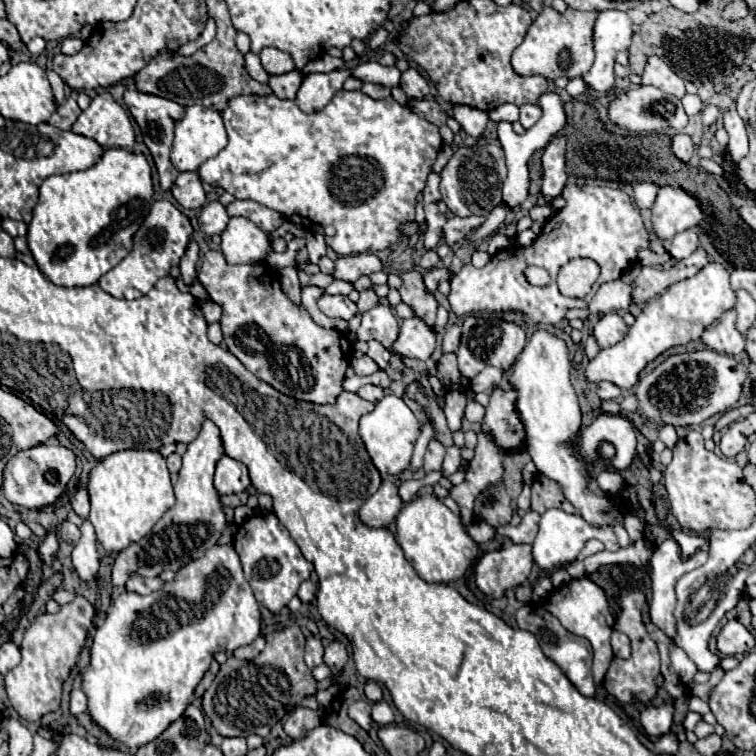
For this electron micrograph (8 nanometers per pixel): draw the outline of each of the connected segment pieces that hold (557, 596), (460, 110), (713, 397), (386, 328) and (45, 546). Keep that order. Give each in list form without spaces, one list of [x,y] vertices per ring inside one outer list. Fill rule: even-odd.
[[[579,578],[579,580],[571,580],[565,586],[555,588],[543,606],[551,616],[557,616],[569,632],[573,632],[577,636],[585,636],[591,642],[591,646],[593,646],[593,678],[595,678],[595,682],[601,682],[605,678],[609,664],[613,662],[609,636],[611,636],[613,624],[615,624],[615,618],[609,610],[605,592],[589,578]]]
[[[455,106],[455,114],[453,118],[461,124],[461,128],[473,136],[475,140],[481,138],[481,134],[485,132],[487,128],[487,122],[489,122],[489,116],[483,112],[483,110],[477,110],[477,108],[471,108],[471,106]]]
[[[697,350],[691,354],[675,354],[669,356],[665,362],[661,362],[653,372],[649,372],[635,388],[635,396],[639,398],[639,412],[645,414],[649,420],[657,424],[671,424],[671,426],[691,426],[691,424],[701,424],[707,418],[721,414],[729,408],[733,408],[741,396],[741,388],[745,382],[745,372],[743,364],[735,360],[733,356],[717,354],[713,350]]]
[[[375,306],[363,314],[361,326],[357,330],[359,340],[379,340],[387,350],[395,344],[399,334],[399,322],[389,306]]]
[[[47,534],[45,540],[39,546],[39,554],[41,554],[41,558],[45,562],[51,562],[51,558],[55,556],[55,552],[57,552],[57,536],[55,534]]]

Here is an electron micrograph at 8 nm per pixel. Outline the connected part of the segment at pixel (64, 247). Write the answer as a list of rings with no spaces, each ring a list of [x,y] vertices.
[[[107,148],[99,162],[87,170],[73,174],[55,174],[43,180],[39,188],[39,202],[33,210],[33,220],[29,222],[29,250],[39,266],[39,270],[57,286],[83,288],[99,282],[103,274],[115,268],[133,248],[133,236],[143,224],[149,208],[153,204],[153,182],[151,166],[141,152],[131,152],[125,148]]]

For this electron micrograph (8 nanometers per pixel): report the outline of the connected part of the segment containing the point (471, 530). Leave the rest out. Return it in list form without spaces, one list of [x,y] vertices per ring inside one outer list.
[[[473,522],[473,524],[469,524],[467,534],[469,534],[477,544],[481,544],[481,542],[489,542],[489,540],[495,536],[495,530],[493,530],[487,522]]]

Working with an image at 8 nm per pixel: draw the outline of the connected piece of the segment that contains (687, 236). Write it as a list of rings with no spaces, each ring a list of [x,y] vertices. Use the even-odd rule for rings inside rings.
[[[683,230],[683,232],[679,232],[679,234],[667,244],[667,252],[669,252],[675,260],[689,258],[697,248],[699,248],[699,234],[697,234],[697,230]]]

